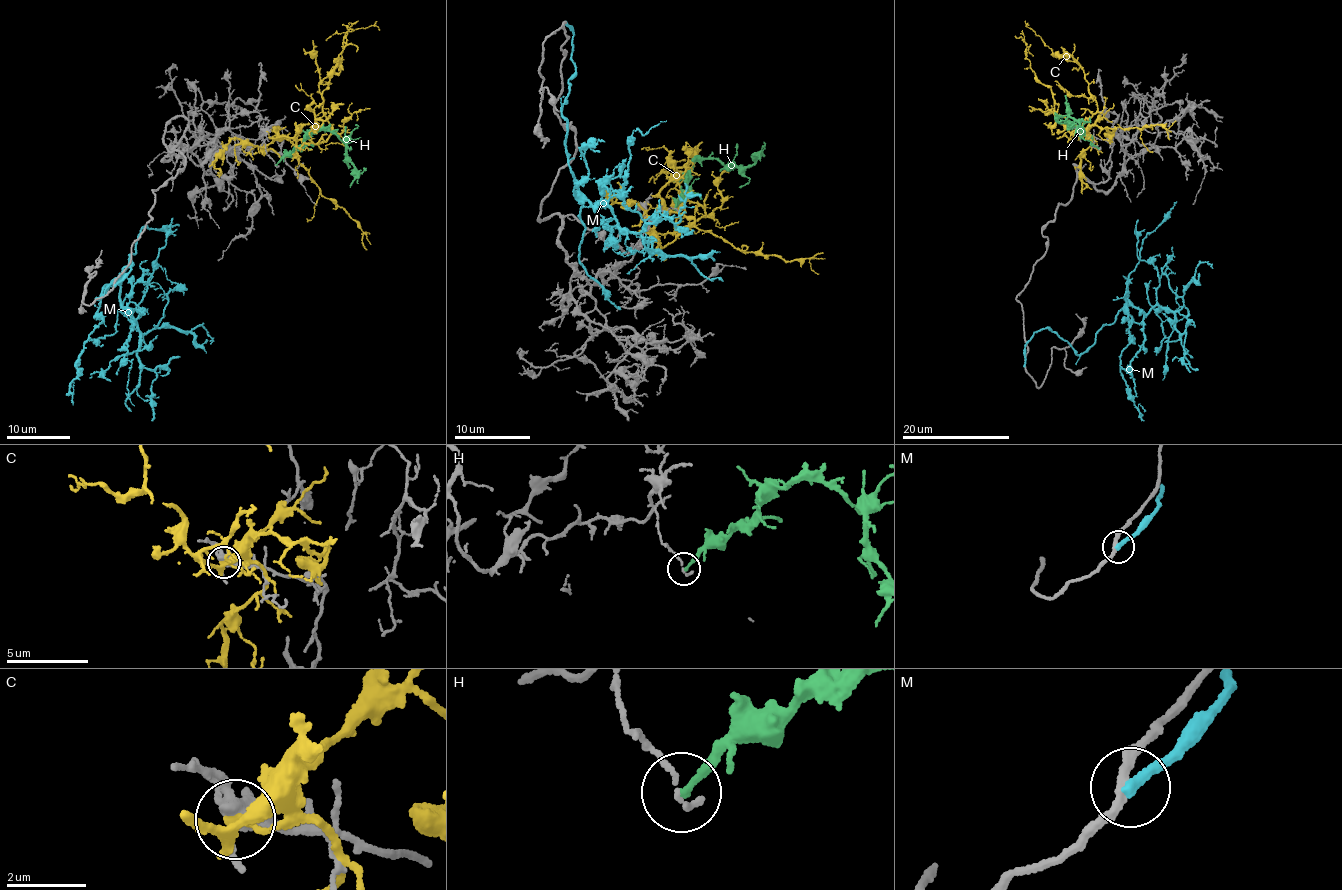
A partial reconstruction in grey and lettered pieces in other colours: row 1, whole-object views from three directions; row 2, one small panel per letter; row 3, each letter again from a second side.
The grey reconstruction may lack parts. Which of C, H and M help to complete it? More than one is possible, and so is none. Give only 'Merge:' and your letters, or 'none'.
Merge: none

